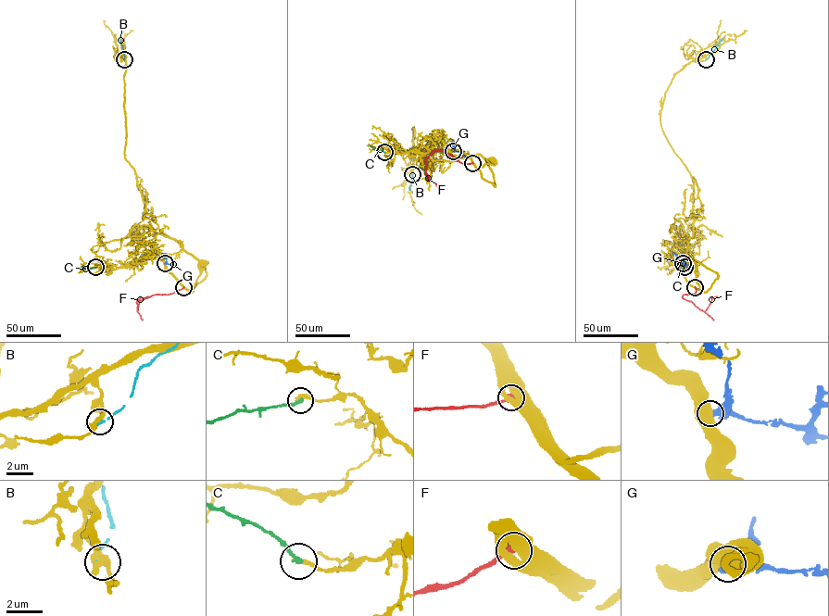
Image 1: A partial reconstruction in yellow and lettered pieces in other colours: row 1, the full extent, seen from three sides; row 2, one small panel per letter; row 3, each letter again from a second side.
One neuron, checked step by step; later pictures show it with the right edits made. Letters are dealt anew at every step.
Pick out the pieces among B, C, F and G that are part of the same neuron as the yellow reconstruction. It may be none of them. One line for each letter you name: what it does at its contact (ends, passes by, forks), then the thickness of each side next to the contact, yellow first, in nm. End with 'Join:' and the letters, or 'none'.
C: it ends there; 300 nm thick on the yellow side, 240 nm on the other
Join: C

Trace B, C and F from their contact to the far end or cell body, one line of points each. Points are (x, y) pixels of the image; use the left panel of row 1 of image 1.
B: (124, 59), (121, 40)
C: (96, 267), (85, 269), (81, 265)
F: (183, 287), (137, 301), (137, 311), (139, 299), (147, 296)

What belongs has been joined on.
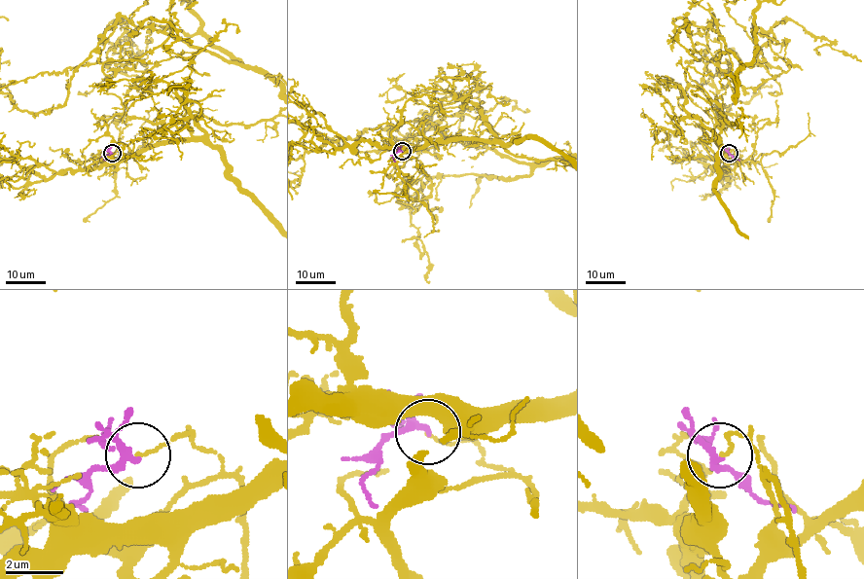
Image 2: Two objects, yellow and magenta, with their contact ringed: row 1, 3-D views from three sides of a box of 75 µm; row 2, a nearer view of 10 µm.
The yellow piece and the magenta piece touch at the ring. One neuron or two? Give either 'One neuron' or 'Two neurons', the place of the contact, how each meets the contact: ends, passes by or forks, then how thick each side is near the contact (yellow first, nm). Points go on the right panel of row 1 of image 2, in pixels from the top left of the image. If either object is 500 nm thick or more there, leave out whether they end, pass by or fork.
Two neurons. Place: (729, 153). At the ring yellow ends. At the ring magenta forks. Thickness 110 nm (yellow) against 170 nm

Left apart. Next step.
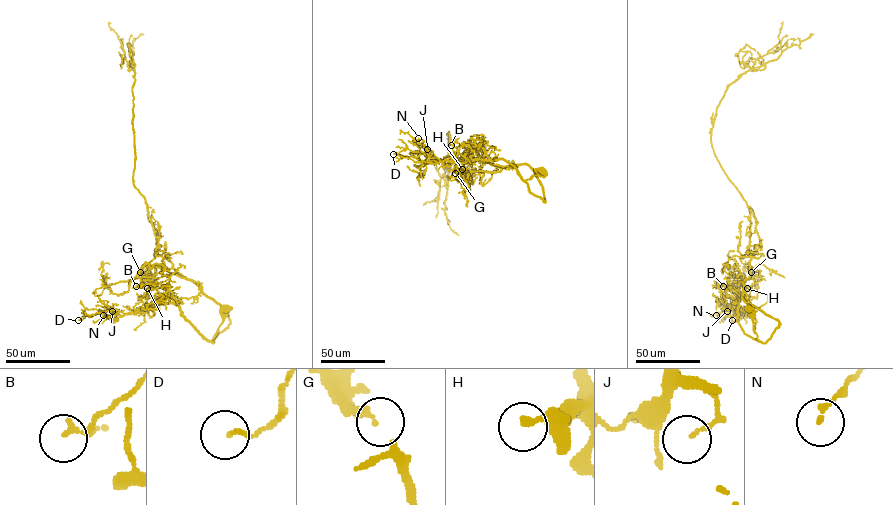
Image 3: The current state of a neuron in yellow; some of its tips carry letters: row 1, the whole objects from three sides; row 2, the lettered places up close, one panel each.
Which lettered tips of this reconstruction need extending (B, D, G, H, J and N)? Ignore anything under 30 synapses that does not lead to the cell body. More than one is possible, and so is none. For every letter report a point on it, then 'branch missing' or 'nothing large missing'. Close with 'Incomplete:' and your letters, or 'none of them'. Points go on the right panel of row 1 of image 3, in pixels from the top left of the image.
B: place (723, 286); nothing large missing
D: place (732, 320); nothing large missing
G: place (751, 272); nothing large missing
H: place (747, 288); nothing large missing
J: place (727, 311); nothing large missing
N: place (716, 315); nothing large missing
Incomplete: none of them

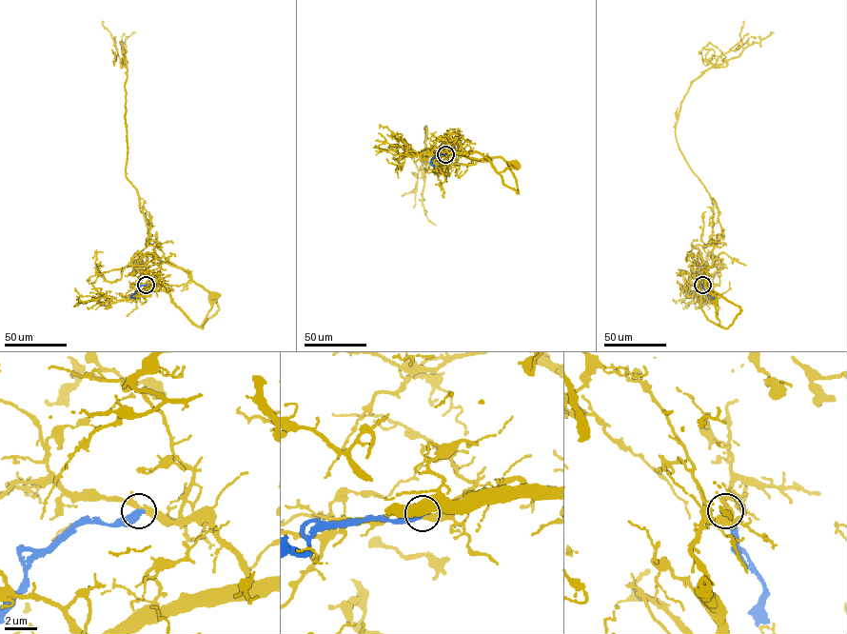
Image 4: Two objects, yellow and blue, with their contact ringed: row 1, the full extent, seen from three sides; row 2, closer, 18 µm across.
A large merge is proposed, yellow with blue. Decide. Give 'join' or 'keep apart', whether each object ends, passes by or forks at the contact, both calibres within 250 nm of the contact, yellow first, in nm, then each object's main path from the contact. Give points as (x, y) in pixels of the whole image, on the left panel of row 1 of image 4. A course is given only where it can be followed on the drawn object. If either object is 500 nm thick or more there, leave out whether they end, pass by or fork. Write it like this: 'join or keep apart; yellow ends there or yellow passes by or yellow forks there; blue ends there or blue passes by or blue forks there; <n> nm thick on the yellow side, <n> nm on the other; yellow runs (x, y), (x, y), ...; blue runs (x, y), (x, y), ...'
keep apart; yellow forks there; blue ends there; 300 nm thick on the yellow side, 440 nm on the other; yellow runs (146, 284), (166, 291), (185, 315), (198, 326), (211, 308), (213, 295); blue runs (146, 285), (131, 294), (135, 299)

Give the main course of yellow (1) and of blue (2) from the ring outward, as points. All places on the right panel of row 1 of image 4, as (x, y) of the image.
1: (702, 284), (699, 307), (706, 318), (720, 326), (711, 295)
2: (702, 285), (705, 293), (714, 299)

